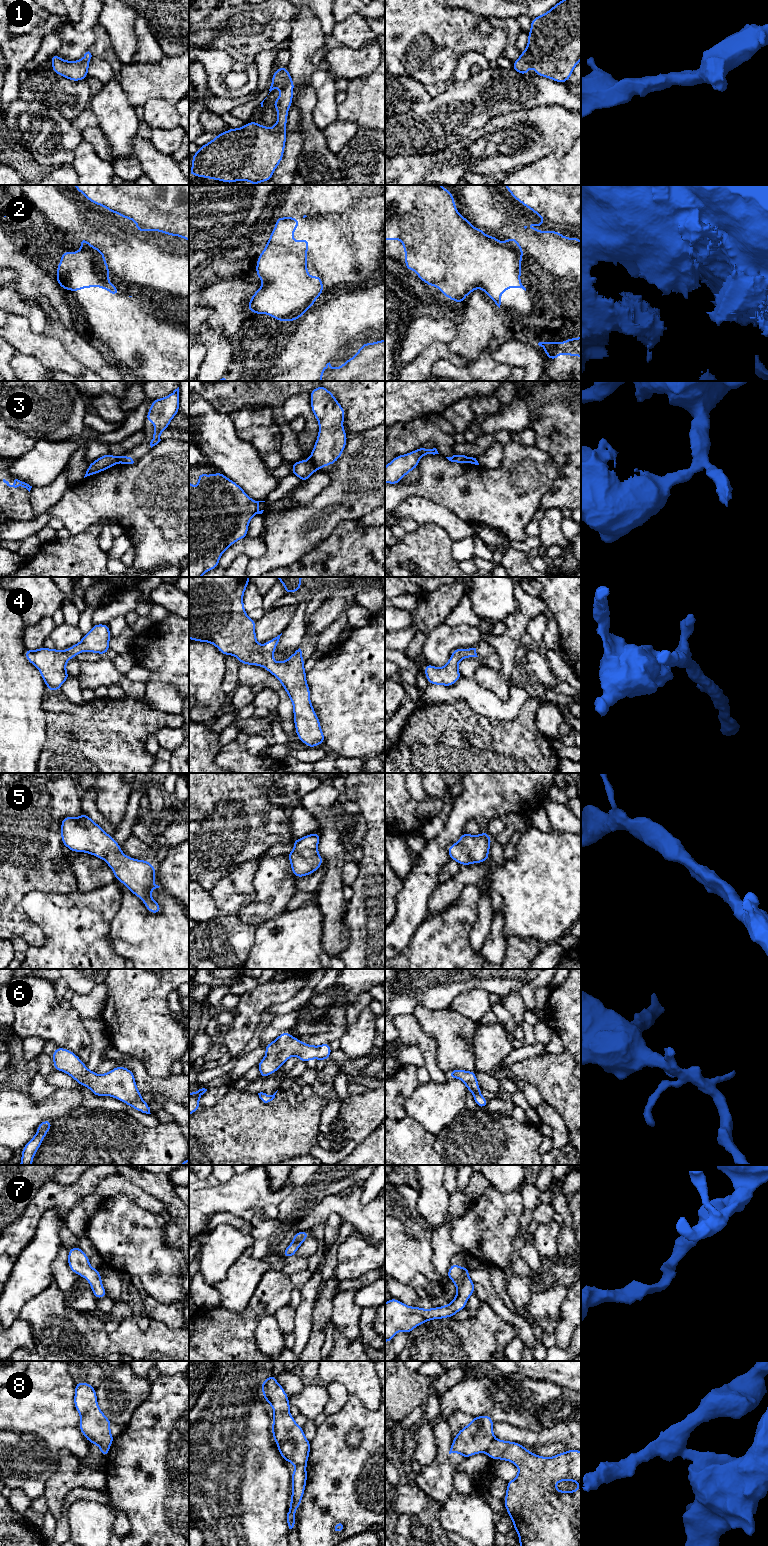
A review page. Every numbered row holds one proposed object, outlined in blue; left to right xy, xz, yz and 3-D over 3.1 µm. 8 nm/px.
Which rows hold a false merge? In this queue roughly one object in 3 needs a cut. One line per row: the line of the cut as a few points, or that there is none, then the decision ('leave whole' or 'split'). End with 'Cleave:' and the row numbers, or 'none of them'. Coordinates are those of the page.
1: cut none; leave whole
2: cut xy (67, 276), (76, 262), (85, 261), (90, 283), (109, 284); split
3: cut xz (309, 458), (317, 469); split
4: cut none; leave whole
5: cut none; leave whole
6: cut none; leave whole
7: cut none; leave whole
8: cut none; leave whole
Cleave: 2, 3

